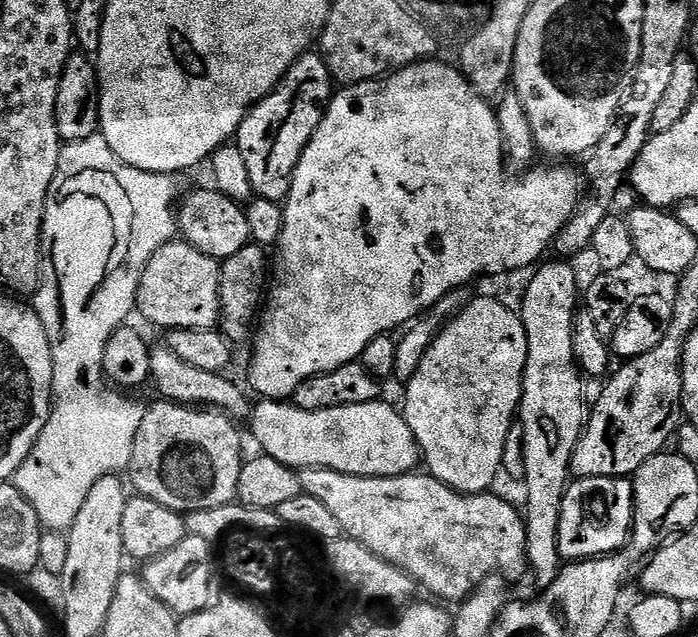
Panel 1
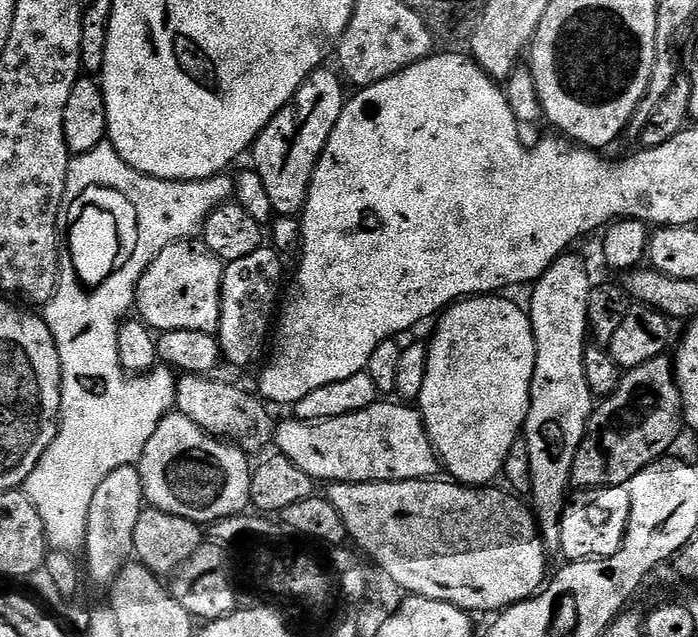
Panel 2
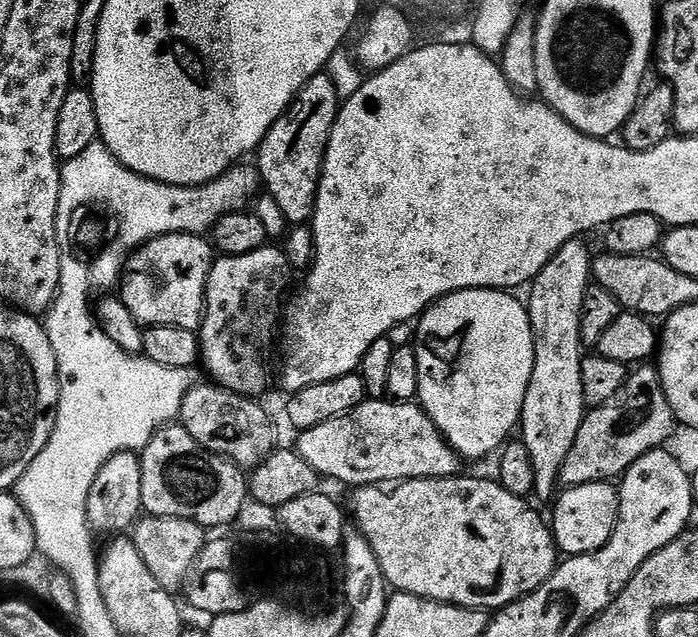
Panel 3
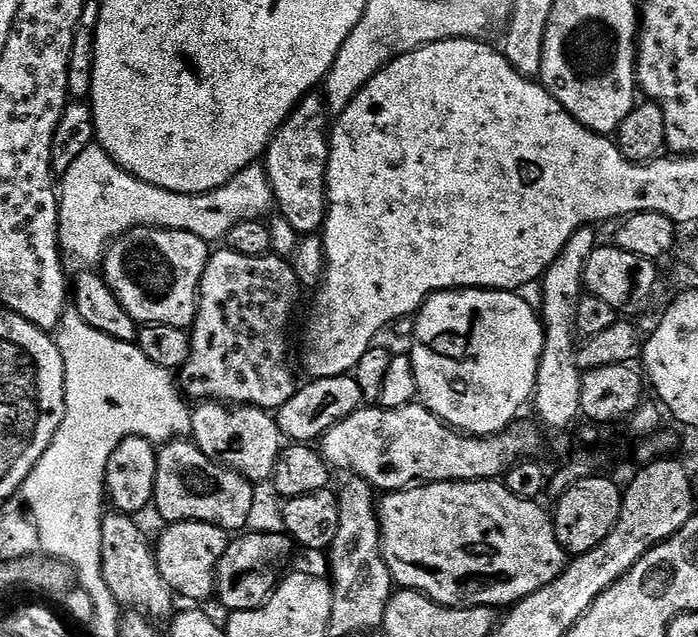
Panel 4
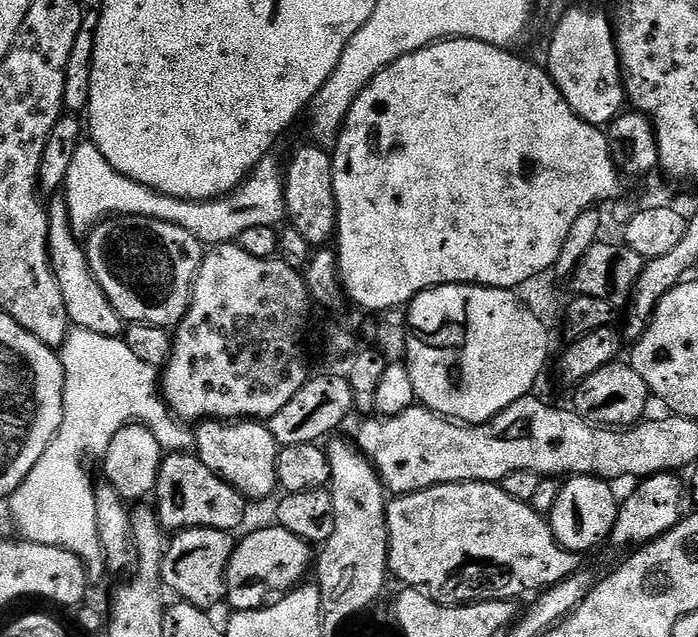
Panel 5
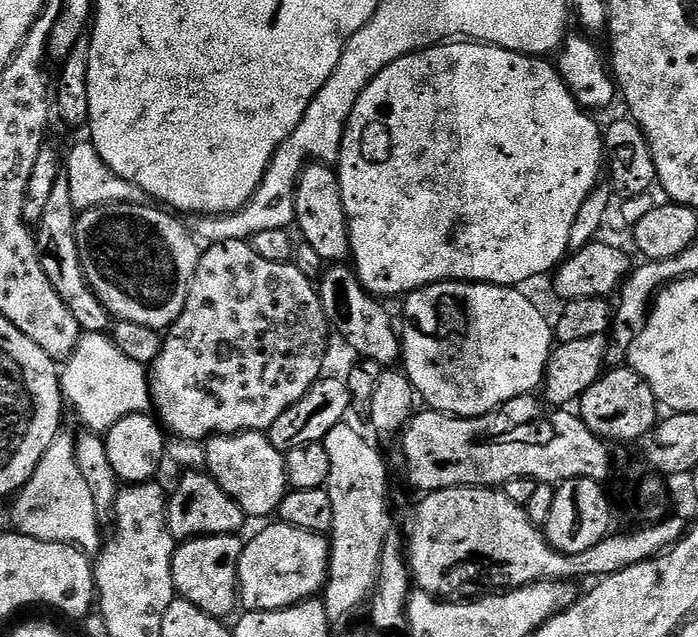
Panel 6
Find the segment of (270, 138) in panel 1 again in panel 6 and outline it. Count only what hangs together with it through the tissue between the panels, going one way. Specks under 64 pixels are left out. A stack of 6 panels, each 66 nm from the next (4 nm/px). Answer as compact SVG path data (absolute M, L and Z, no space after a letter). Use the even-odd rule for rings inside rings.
M313 162L304 167L296 182L295 227L300 227L303 243L318 253L326 262L344 262L349 259L352 247L348 233L348 219L342 206L340 177L335 167Z

